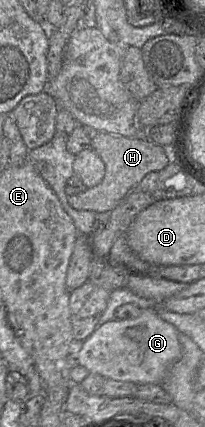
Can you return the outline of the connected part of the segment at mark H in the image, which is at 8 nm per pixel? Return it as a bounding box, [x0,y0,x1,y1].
[67,130,169,212]

